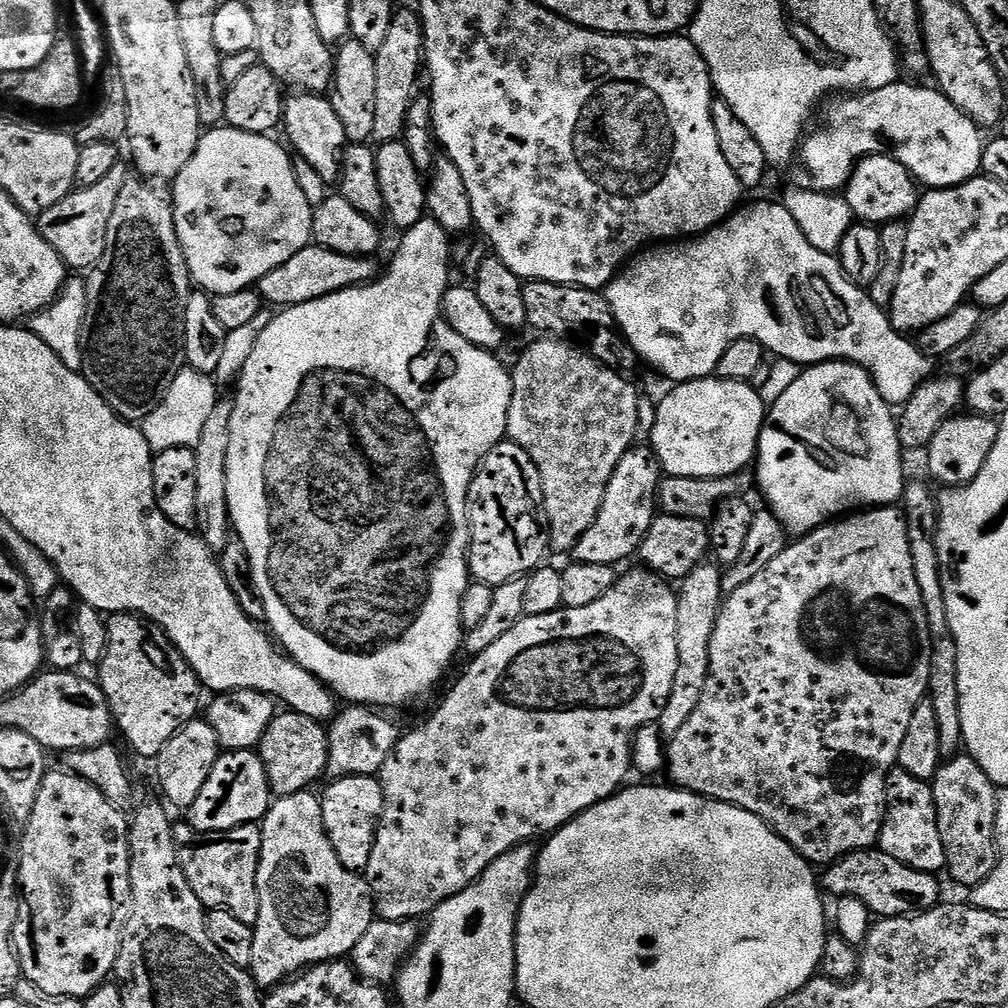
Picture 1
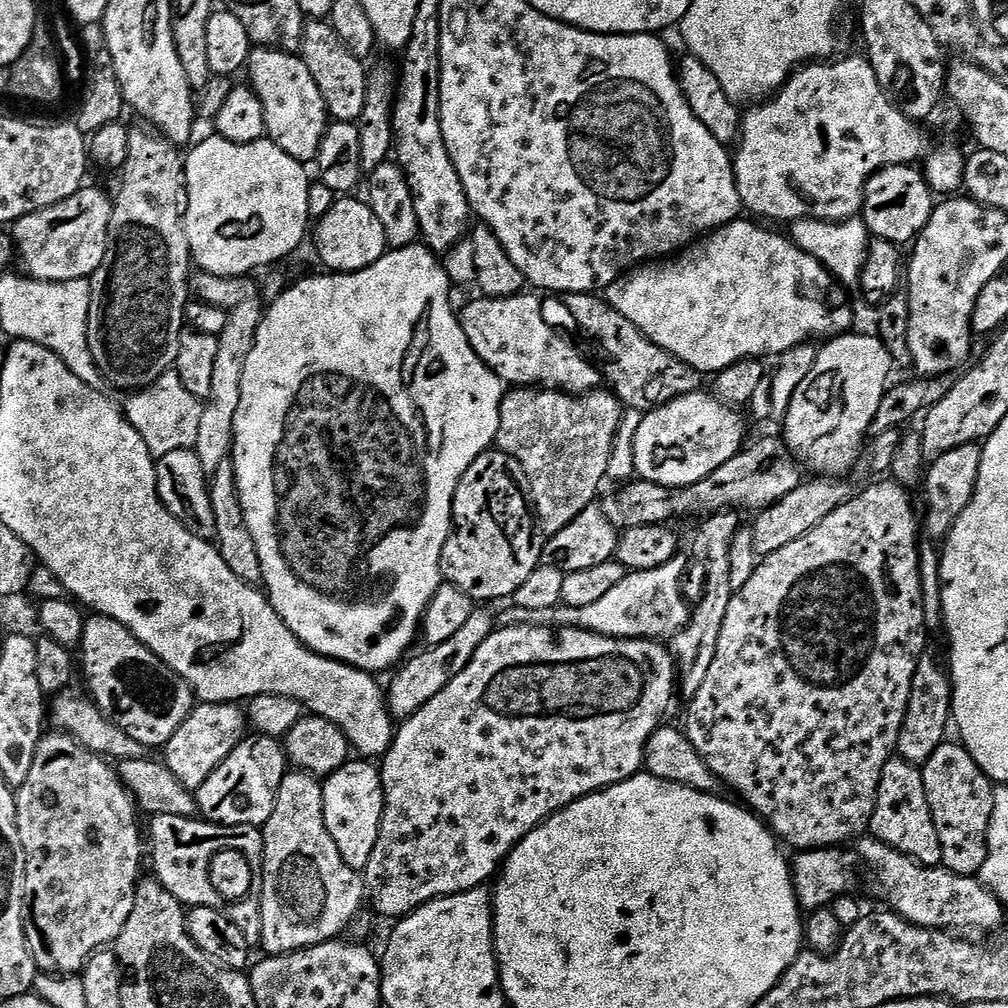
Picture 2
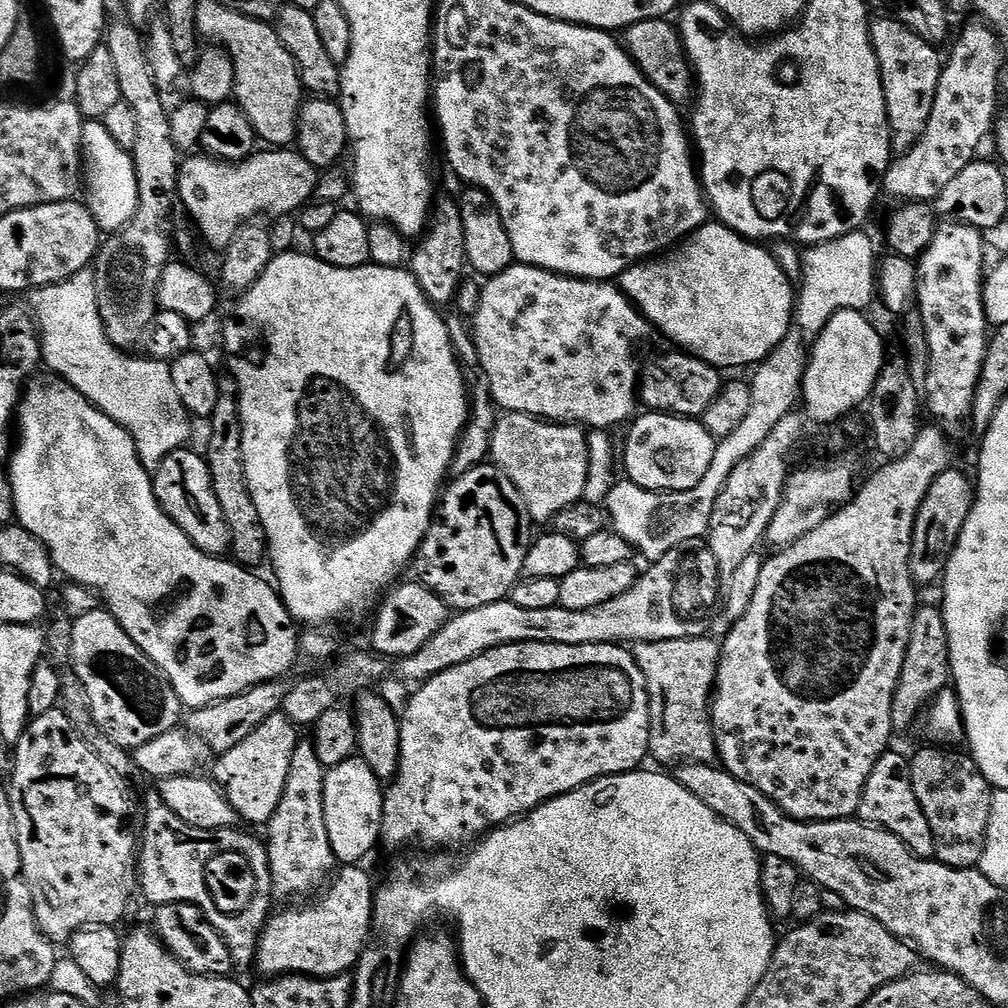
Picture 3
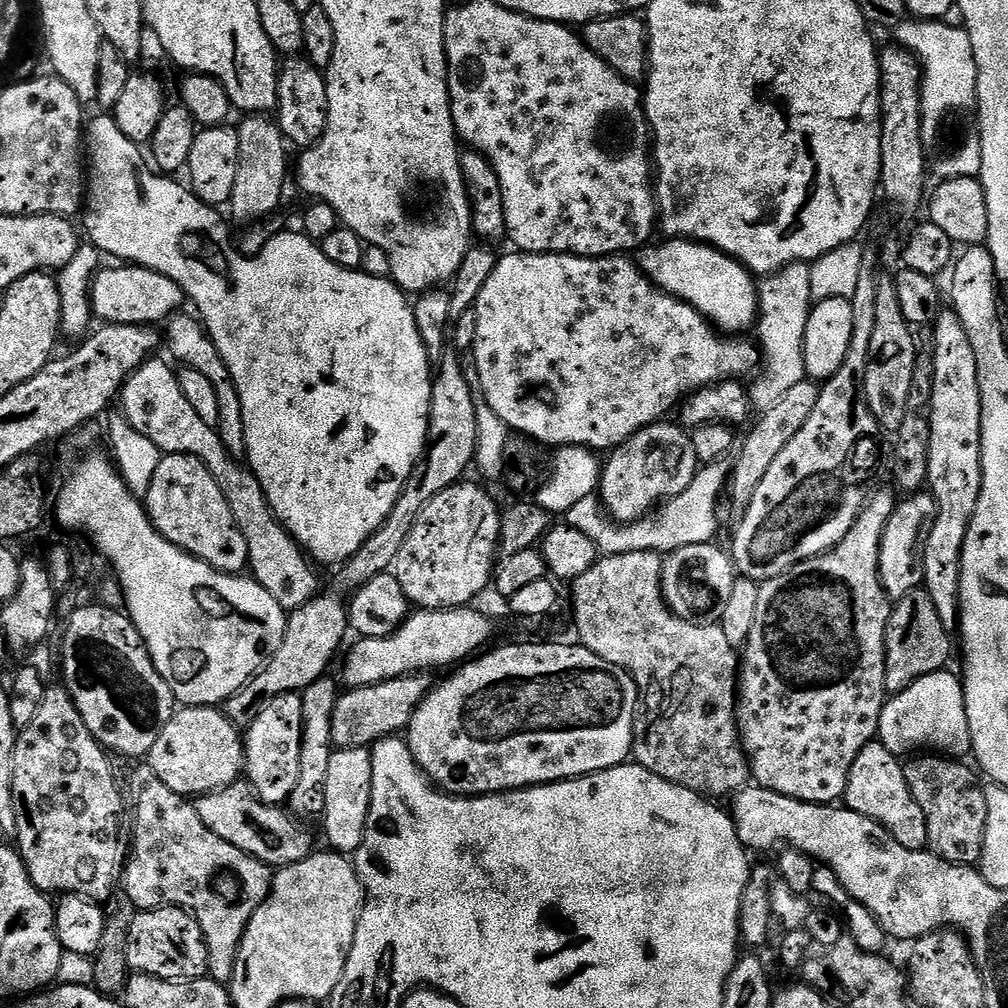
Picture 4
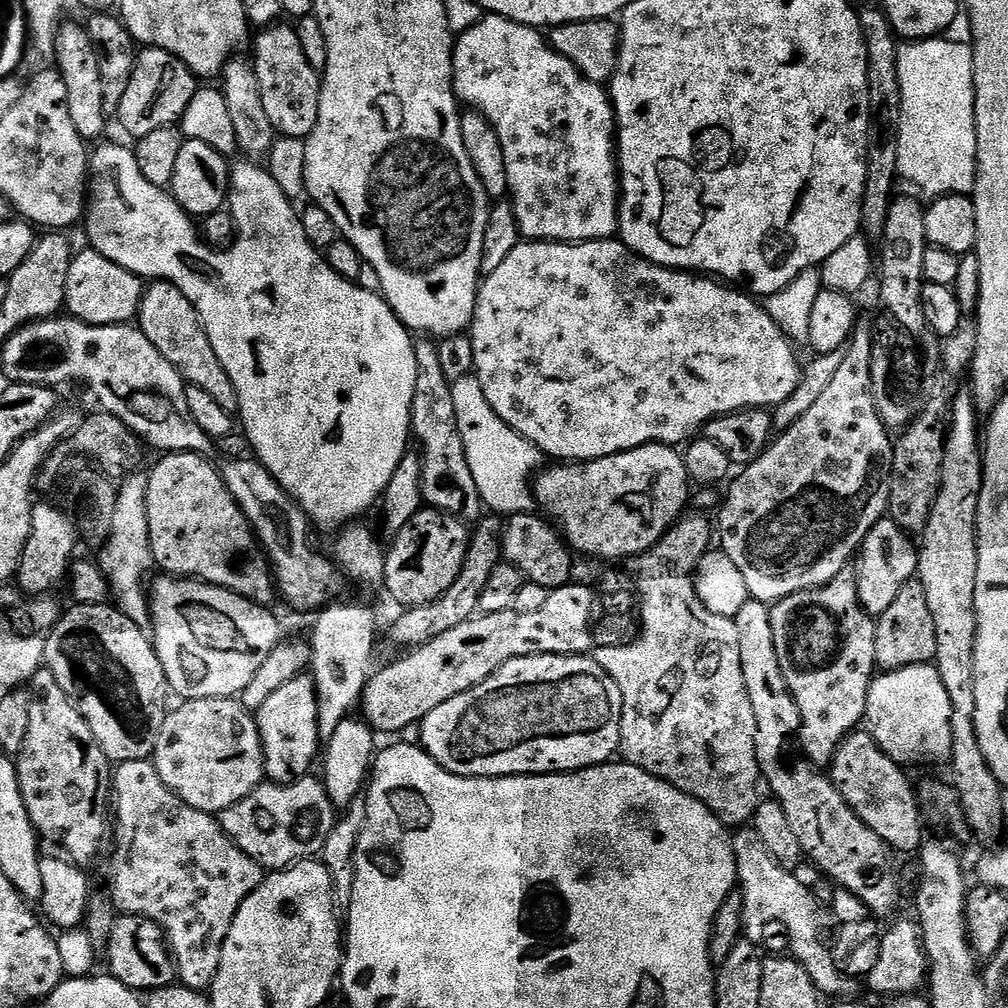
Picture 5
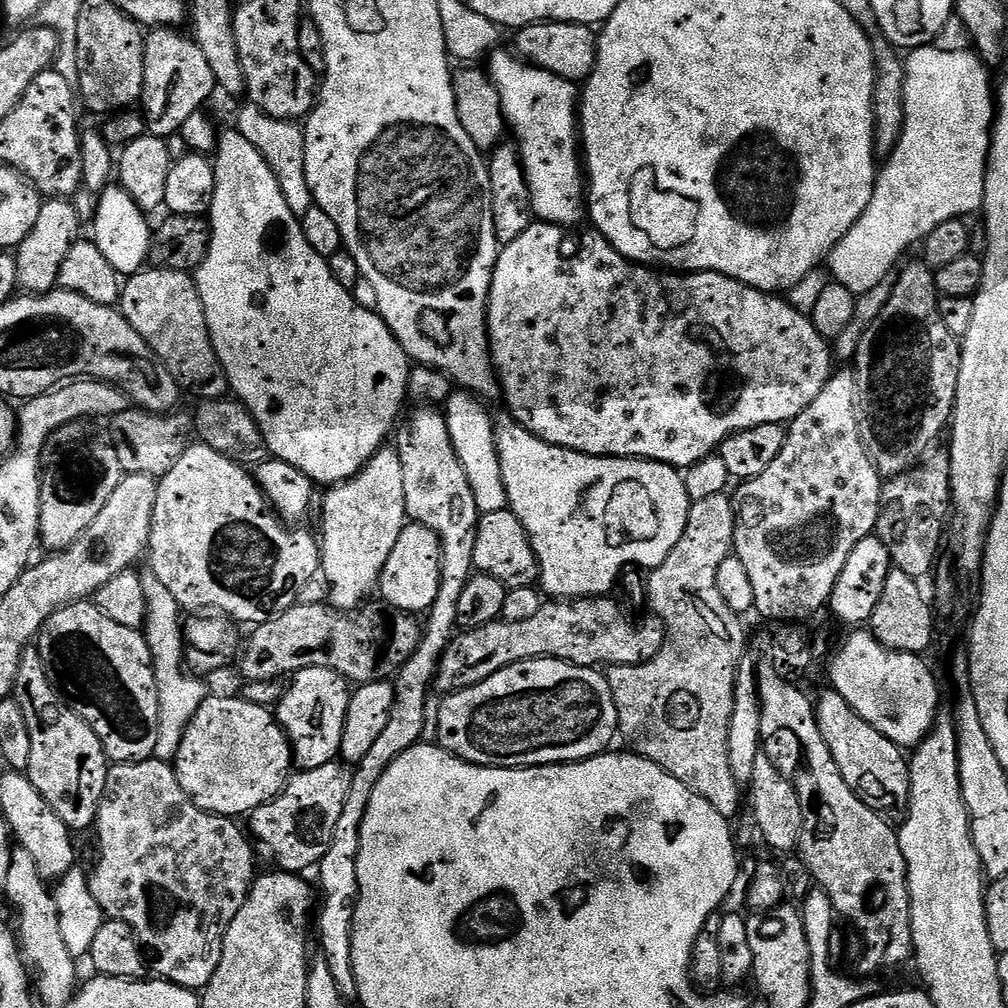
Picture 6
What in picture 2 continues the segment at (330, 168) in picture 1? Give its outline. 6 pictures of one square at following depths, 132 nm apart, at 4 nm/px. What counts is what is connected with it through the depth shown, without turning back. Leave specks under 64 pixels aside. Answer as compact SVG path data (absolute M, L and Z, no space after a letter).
M253 47L246 65L247 76L247 83L262 102L267 139L273 140L290 158L301 162L315 161L330 117L322 90L318 90L310 70L306 70L306 62L299 55L279 48Z

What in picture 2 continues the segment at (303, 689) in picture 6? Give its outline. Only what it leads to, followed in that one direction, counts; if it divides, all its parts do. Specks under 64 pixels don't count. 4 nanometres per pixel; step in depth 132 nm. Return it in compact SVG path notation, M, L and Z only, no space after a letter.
M249 735L241 740L238 746L234 746L234 750L230 750L222 766L218 766L218 770L214 770L214 774L210 774L210 778L206 778L206 782L202 782L202 786L195 789L194 795L199 815L210 824L262 826L268 821L270 814L274 814L278 790L282 786L285 775L286 753L283 743L275 736Z

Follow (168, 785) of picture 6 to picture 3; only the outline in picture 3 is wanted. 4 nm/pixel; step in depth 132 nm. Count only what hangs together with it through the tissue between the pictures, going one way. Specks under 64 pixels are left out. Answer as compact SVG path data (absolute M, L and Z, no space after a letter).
M152 790L148 796L148 801L144 804L144 816L142 812L142 843L138 848L138 888L141 893L144 891L144 894L142 893L143 899L145 901L148 899L152 906L161 904L193 904L198 906L198 910L202 910L204 917L217 928L221 938L226 942L226 946L230 950L232 967L236 970L240 970L240 968L251 969L255 965L256 947L260 941L260 934L264 931L265 924L268 923L268 917L273 911L272 900L274 901L274 885L268 865L268 849L265 841L263 839L255 840L250 833L240 831L239 827L227 828L226 830L197 830L194 826L182 822L182 818L178 818L178 814L174 814L174 810L170 810L170 806L166 806L159 791Z

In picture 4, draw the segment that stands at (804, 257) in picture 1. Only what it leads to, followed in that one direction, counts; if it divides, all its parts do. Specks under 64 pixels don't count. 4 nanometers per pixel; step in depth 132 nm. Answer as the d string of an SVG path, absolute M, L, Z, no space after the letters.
M668 238L663 242L665 244L657 248L645 246L634 256L652 284L694 306L721 333L744 334L751 324L753 327L757 323L760 311L760 299L756 293L758 284L744 265L711 244L697 244L687 238Z

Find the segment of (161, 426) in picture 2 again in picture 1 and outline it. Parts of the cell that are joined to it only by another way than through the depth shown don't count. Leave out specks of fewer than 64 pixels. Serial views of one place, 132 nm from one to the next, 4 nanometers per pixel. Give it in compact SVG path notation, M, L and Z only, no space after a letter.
M187 366L181 370L178 378L174 378L170 390L166 390L164 401L142 421L144 437L153 453L175 448L195 449L198 438L202 438L202 430L205 429L206 422L218 399L214 381L212 376L202 374Z

